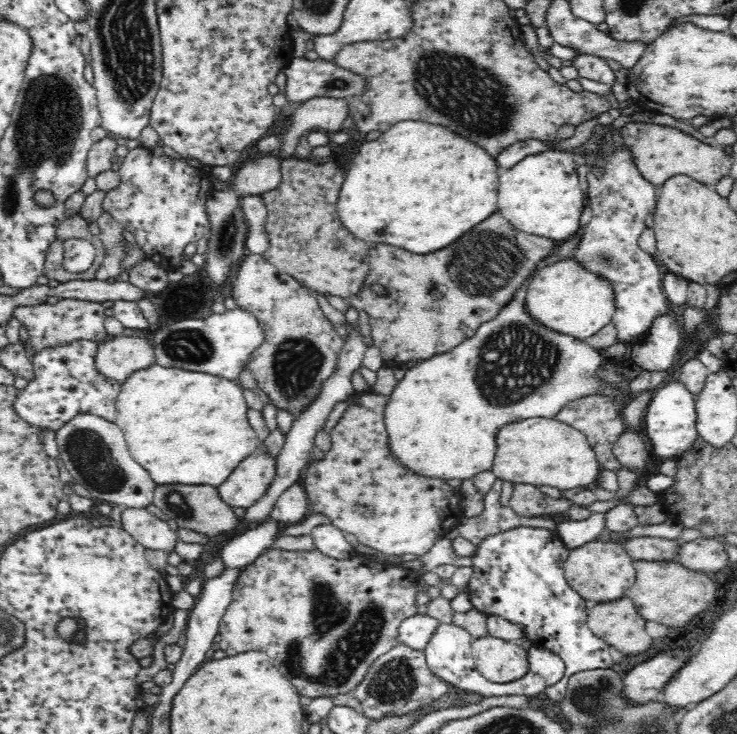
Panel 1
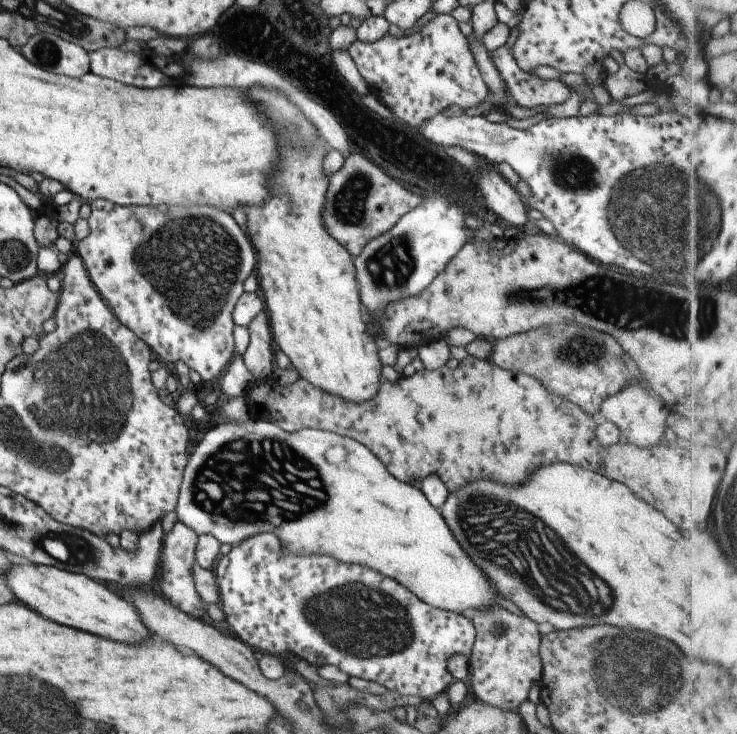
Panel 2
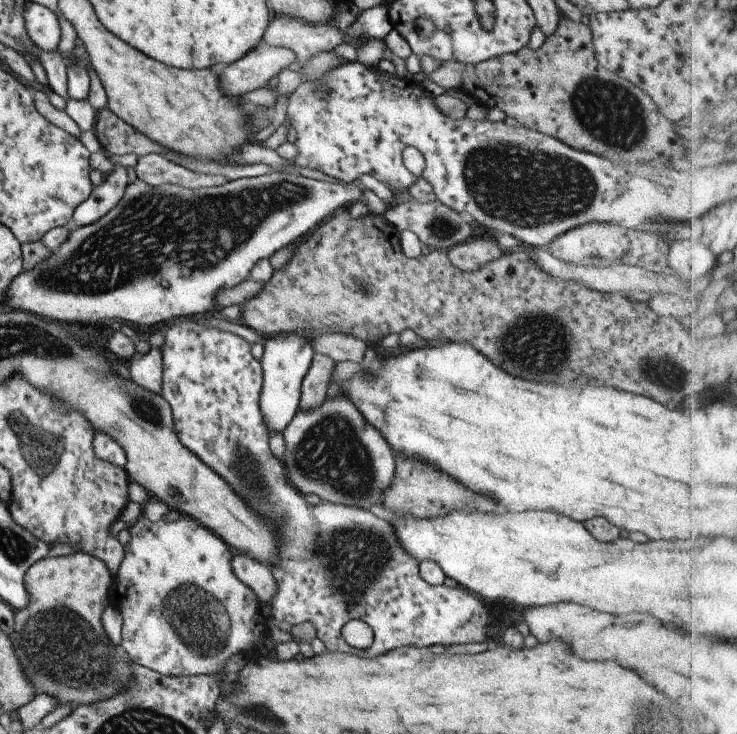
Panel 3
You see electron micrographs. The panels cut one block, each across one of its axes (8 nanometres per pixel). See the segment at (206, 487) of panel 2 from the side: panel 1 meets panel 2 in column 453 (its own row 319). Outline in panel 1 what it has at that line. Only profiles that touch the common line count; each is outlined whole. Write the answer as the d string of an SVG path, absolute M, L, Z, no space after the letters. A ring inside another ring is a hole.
M570 257L537 270L526 286L525 309L542 326L585 342L610 324L615 314L615 294L609 280L588 272Z

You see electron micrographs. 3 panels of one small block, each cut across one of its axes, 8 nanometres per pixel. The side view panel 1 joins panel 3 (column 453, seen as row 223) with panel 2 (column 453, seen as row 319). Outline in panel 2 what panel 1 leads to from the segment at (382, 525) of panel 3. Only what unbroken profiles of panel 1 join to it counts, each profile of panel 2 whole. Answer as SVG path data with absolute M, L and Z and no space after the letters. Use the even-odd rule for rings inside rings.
M258 534L258 536L252 536L252 538L247 538L244 542L233 546L228 554L219 559L218 566L216 566L216 570L213 572L215 573L219 592L218 596L222 600L222 610L225 614L226 622L232 628L233 634L251 648L256 648L259 652L268 655L290 653L301 660L306 660L309 664L314 664L316 667L326 664L338 666L344 674L348 674L350 677L354 676L354 678L362 678L362 680L368 680L368 682L376 682L376 684L388 688L389 691L399 692L402 696L409 697L410 695L414 695L419 696L423 700L431 701L440 693L445 692L449 684L454 680L450 670L448 670L448 660L454 654L462 654L462 656L469 657L474 646L476 629L469 616L461 615L454 611L434 608L434 606L422 602L408 588L400 586L396 580L386 578L386 576L378 574L376 570L370 570L368 566L344 564L344 562L338 562L332 556L318 556L318 554L314 554L314 556L298 556L296 558L296 556L292 556L292 554L288 554L284 550L284 546L282 546L282 542L278 540L276 534Z

